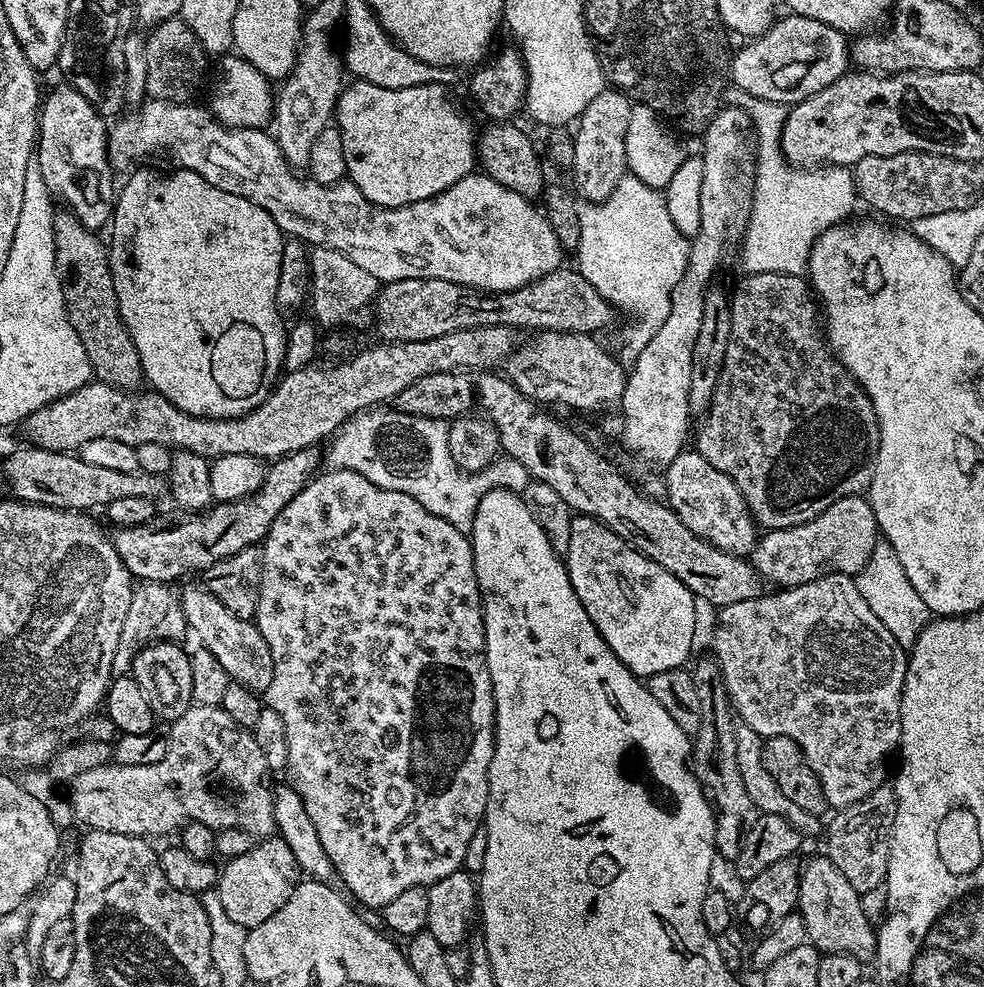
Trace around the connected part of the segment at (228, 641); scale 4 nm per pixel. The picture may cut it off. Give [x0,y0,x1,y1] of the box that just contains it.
[179,584,274,694]

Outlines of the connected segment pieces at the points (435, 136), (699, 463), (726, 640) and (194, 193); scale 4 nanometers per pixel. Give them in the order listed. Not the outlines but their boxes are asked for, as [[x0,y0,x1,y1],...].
[[334,79,478,208],[662,450,758,557],[714,574,908,810],[108,167,289,420]]

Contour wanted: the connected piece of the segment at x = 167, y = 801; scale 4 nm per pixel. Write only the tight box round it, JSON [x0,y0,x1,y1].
[66,704,277,838]

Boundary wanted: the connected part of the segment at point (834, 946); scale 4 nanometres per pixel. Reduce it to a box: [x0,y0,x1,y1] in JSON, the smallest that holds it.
[797,854,876,962]

